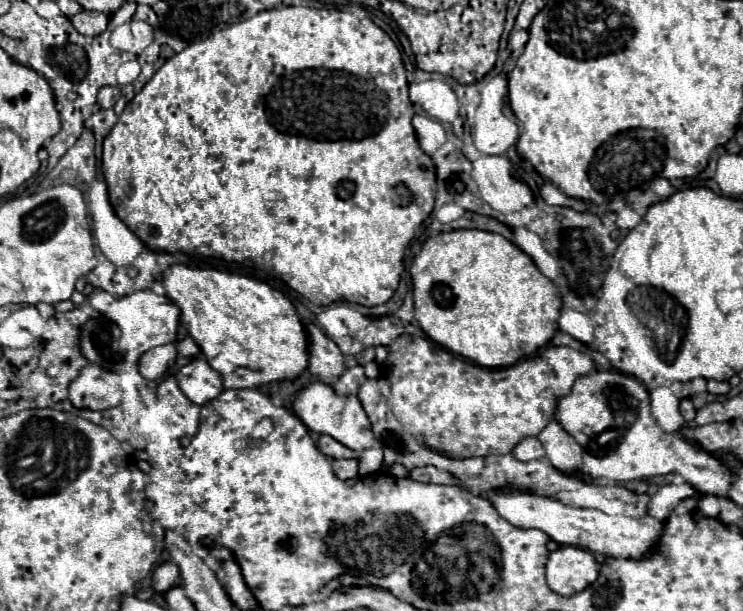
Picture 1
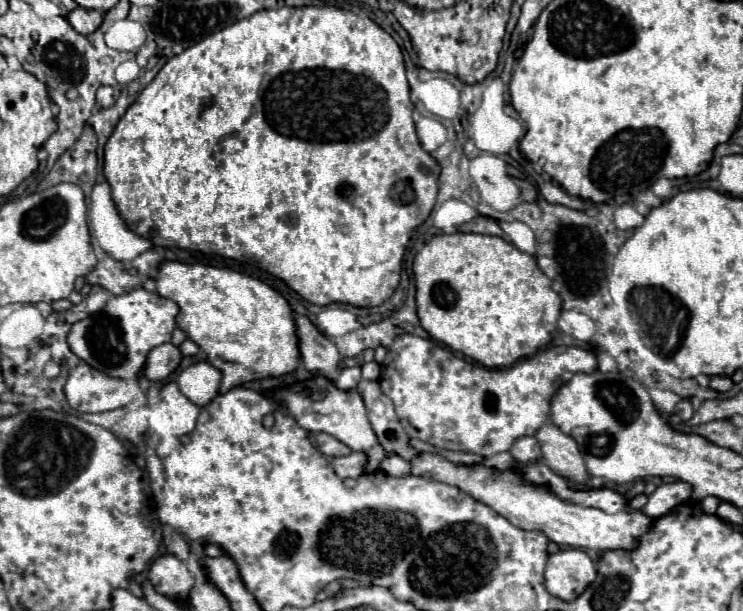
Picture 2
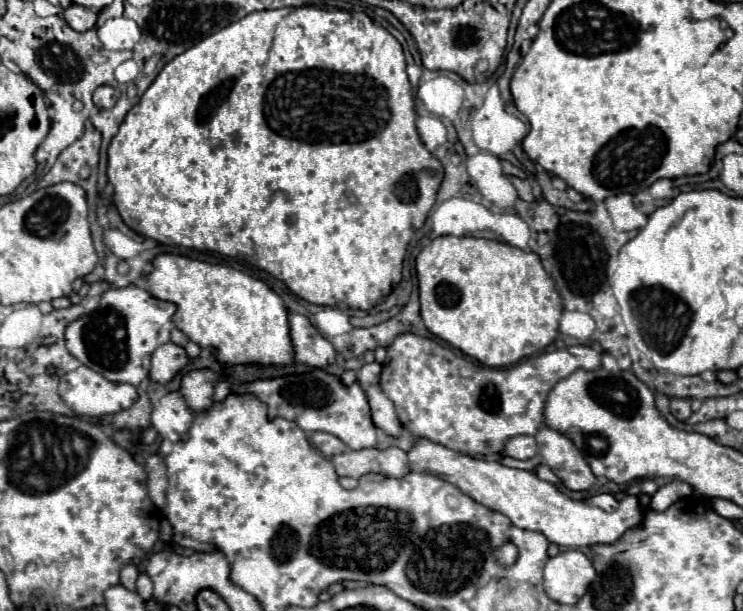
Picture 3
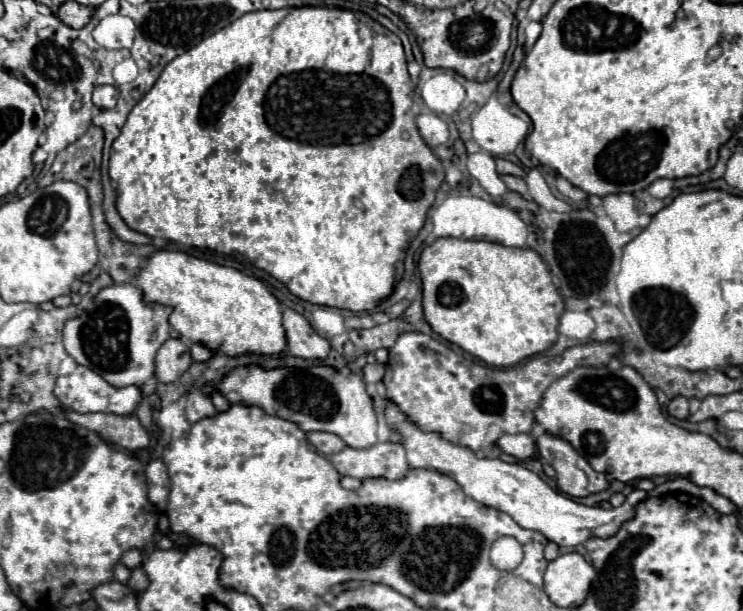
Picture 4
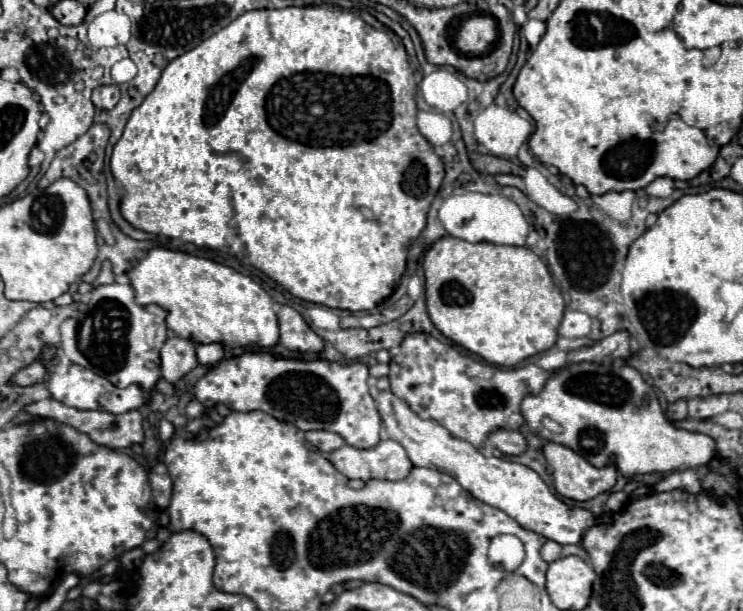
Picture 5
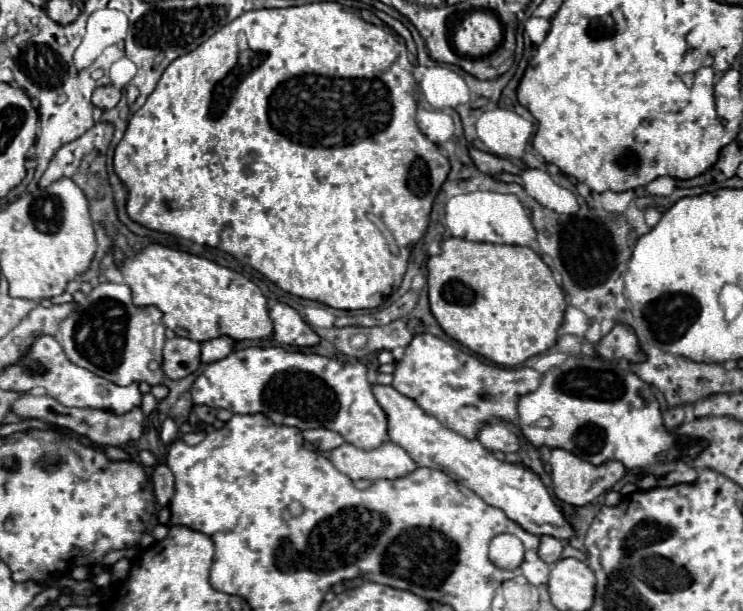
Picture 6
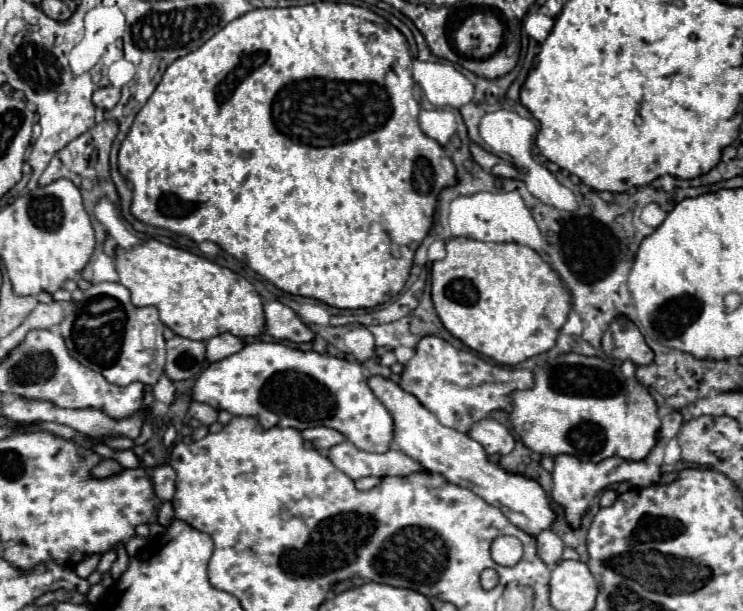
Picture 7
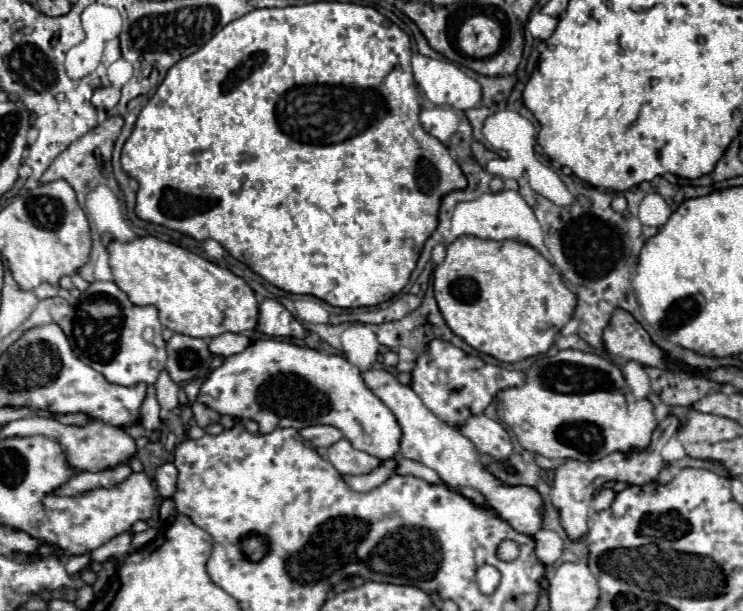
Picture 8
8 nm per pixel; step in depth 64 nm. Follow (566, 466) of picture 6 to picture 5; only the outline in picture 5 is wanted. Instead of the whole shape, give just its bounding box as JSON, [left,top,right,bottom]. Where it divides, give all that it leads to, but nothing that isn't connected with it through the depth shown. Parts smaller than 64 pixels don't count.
[544,442,616,502]

